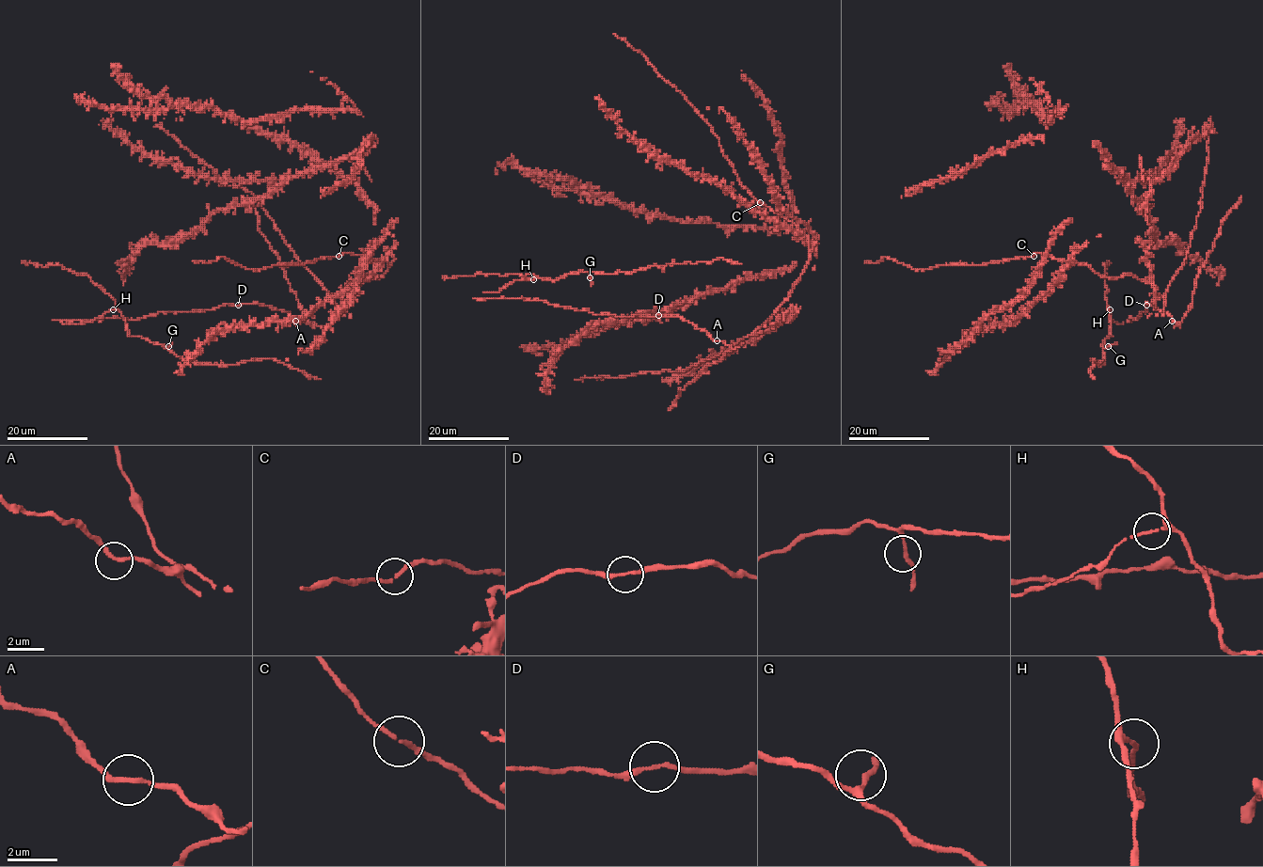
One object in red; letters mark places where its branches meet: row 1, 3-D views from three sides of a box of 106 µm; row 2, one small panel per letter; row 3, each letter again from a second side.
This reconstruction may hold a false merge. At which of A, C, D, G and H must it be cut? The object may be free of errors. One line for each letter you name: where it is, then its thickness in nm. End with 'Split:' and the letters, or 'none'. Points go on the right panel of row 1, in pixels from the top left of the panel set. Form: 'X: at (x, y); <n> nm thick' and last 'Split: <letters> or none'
Split: none

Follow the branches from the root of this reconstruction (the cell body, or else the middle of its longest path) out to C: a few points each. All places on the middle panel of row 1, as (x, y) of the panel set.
C: (721, 353), (752, 335), (772, 315), (789, 295), (808, 262), (808, 238), (791, 222), (759, 202)

